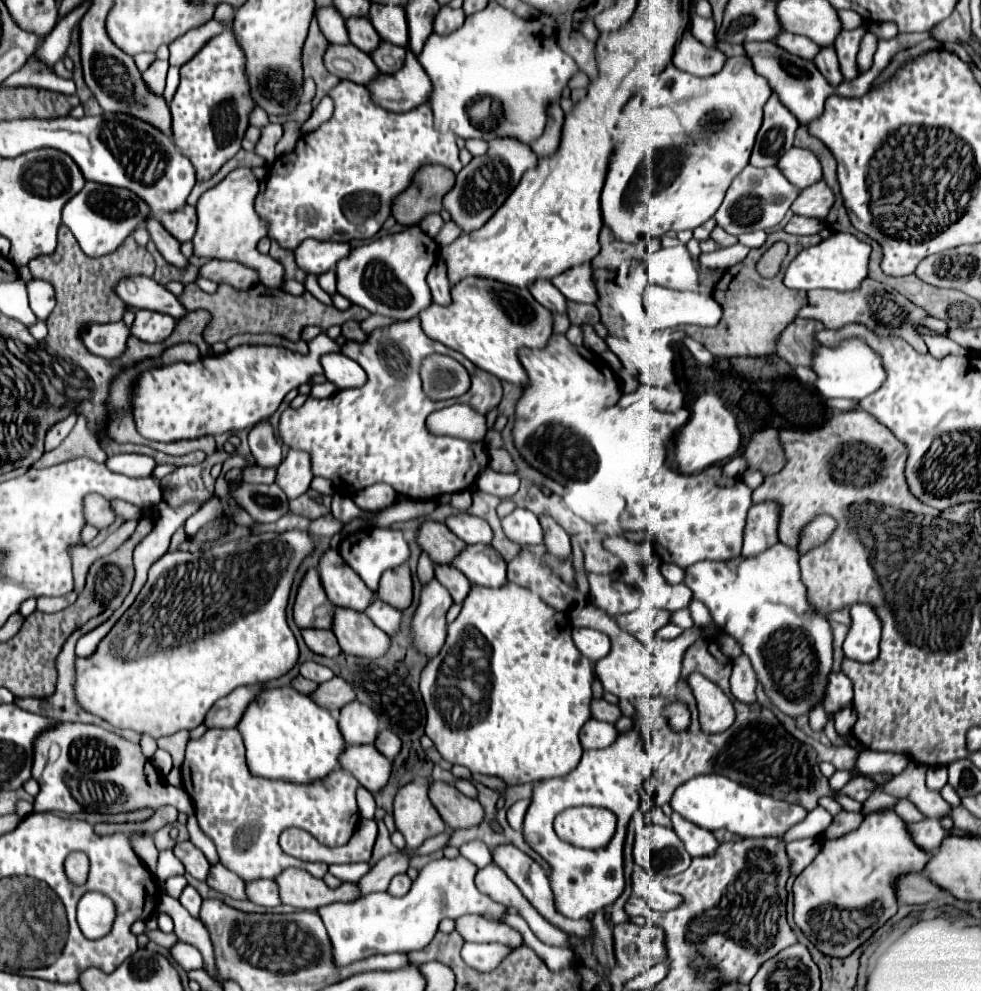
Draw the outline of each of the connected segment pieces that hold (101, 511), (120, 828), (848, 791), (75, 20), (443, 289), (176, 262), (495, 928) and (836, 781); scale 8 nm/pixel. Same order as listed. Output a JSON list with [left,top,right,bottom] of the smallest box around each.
[[85,494,115,528],[95,806,177,836],[839,776,877,802],[35,2,89,66],[427,258,451,306],[145,218,187,268],[471,916,523,948],[829,770,857,790]]

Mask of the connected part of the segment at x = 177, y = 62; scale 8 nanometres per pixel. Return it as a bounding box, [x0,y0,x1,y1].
[169,20,231,66]

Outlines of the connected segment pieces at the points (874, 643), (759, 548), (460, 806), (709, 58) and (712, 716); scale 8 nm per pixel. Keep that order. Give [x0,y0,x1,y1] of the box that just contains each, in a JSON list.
[[843,604,881,662],[741,502,779,556],[429,780,483,830],[673,30,727,78],[689,678,735,732]]

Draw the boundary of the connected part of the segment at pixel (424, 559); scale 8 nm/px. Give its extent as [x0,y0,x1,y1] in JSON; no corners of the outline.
[417,552,433,586]

